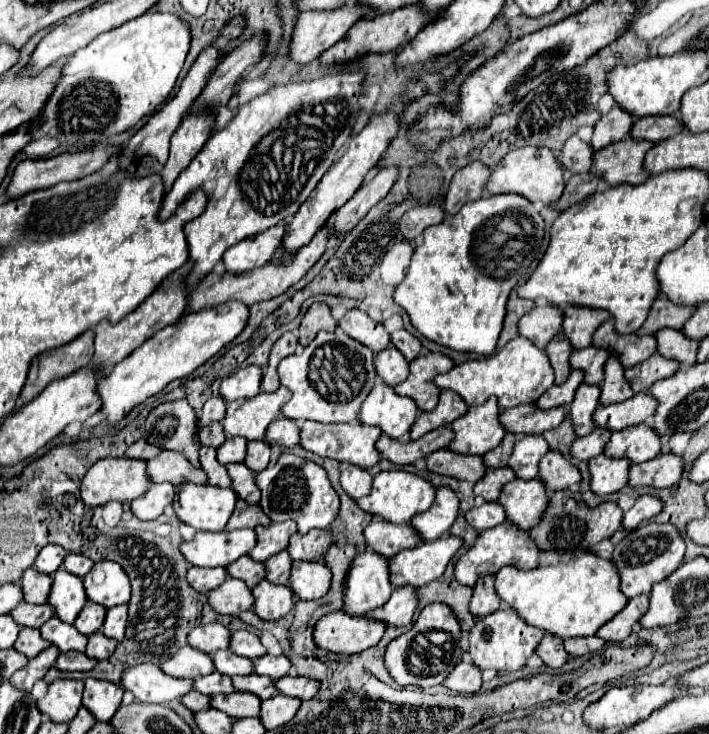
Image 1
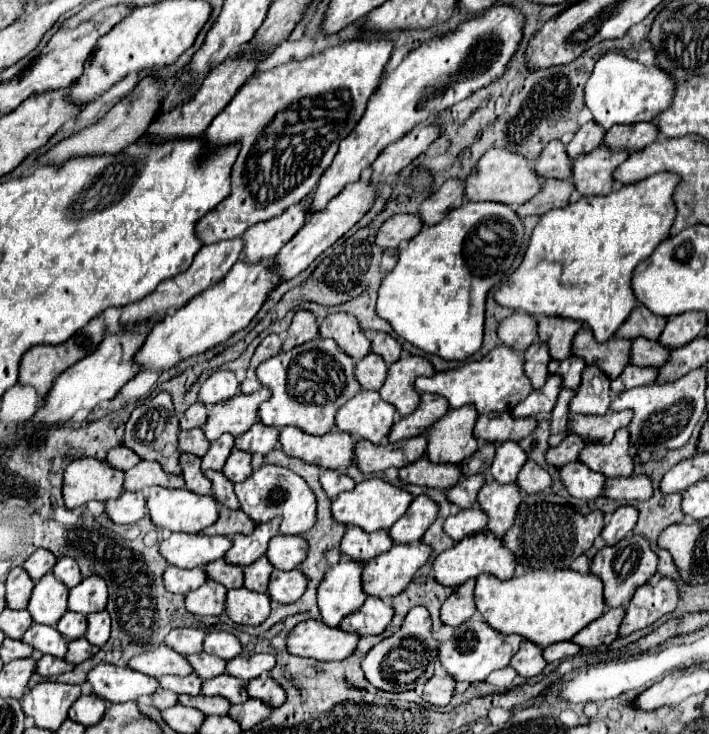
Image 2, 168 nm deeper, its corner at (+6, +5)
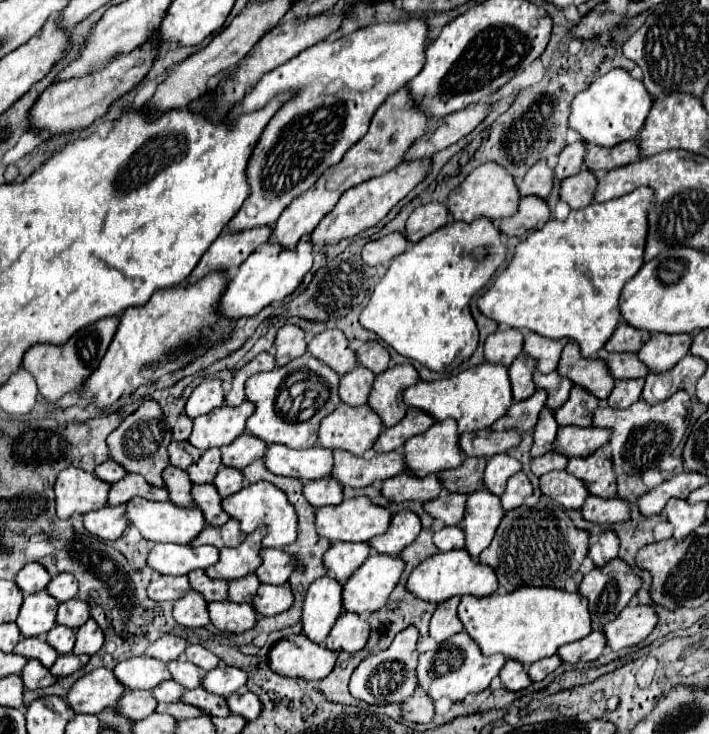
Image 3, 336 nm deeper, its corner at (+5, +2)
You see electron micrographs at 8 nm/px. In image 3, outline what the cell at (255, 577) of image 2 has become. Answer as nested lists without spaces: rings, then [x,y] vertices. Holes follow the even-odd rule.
[[[247,575],[247,577],[241,577],[241,579],[233,579],[233,583],[229,583],[229,601],[251,603],[259,585],[261,583],[259,583],[257,575]]]

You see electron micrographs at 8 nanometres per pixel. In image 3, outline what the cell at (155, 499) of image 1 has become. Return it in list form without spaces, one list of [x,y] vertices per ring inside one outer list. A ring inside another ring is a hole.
[[[125,505],[117,507],[101,507],[97,511],[85,513],[83,515],[83,529],[103,541],[115,541],[123,535],[127,529],[127,519],[125,519]]]

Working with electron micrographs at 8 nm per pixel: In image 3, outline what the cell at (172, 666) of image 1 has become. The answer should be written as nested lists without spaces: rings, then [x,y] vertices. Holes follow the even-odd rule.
[[[147,655],[133,657],[129,661],[117,663],[117,667],[113,669],[113,675],[129,691],[133,691],[133,689],[153,689],[161,681],[171,679],[167,665],[163,661],[151,659]]]

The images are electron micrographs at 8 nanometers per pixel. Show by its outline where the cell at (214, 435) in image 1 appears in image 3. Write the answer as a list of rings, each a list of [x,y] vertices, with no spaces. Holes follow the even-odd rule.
[[[187,441],[169,443],[169,465],[177,467],[177,469],[187,469],[191,463],[195,463],[199,459],[199,455],[201,455],[201,451],[197,451]]]

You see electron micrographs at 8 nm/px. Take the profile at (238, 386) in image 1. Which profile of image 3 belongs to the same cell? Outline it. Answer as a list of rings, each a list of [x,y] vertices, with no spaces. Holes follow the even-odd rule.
[[[203,379],[191,393],[187,405],[185,405],[185,415],[195,419],[199,415],[205,415],[217,407],[221,407],[225,401],[225,393],[221,387],[219,379]]]

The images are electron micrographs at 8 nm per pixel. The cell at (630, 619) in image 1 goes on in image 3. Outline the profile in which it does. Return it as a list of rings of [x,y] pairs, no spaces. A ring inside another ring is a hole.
[[[593,631],[589,637],[569,643],[557,651],[557,657],[563,663],[577,663],[577,661],[595,661],[605,649],[605,635],[601,631]]]

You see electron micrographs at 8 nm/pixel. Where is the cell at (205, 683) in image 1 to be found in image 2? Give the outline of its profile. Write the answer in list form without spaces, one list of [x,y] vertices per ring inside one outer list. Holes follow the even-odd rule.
[[[162,676],[160,686],[166,690],[172,690],[176,694],[200,694],[200,676]]]

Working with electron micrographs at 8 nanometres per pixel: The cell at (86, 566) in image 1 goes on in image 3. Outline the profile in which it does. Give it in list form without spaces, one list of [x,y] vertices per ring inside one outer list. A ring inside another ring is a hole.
[[[59,573],[49,581],[47,593],[59,603],[65,603],[67,599],[73,599],[77,595],[77,579],[71,573]]]

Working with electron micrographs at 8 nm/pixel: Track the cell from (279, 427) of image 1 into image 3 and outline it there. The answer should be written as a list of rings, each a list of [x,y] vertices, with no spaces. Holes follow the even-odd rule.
[[[249,433],[239,435],[233,443],[221,447],[221,463],[233,469],[245,469],[255,459],[265,455],[265,443]]]

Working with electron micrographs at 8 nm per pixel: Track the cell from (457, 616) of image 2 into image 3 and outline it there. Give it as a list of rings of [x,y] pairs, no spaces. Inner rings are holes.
[[[447,599],[445,603],[439,603],[433,617],[431,617],[431,623],[429,623],[429,635],[441,643],[443,639],[451,639],[453,635],[461,633],[463,631],[463,625],[457,617],[457,605],[459,605],[461,599]]]

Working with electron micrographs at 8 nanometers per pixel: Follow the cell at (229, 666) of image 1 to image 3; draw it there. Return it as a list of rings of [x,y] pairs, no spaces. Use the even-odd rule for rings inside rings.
[[[175,659],[167,663],[167,669],[171,673],[171,679],[175,683],[179,683],[185,689],[195,689],[201,685],[201,679],[205,675],[205,671],[201,671],[199,667],[195,667],[193,663],[185,661],[185,659]]]

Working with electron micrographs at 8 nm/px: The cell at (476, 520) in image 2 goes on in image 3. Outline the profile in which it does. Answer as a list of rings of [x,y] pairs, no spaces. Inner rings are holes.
[[[443,527],[433,535],[433,543],[439,551],[453,551],[465,547],[465,533],[459,527]]]

